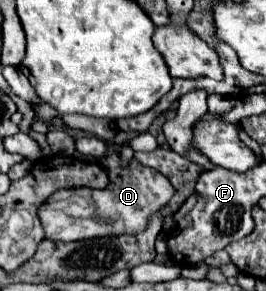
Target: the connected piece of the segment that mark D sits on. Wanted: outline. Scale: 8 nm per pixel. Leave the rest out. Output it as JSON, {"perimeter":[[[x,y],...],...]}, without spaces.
{"perimeter":[[[108,153],[108,157],[102,161],[102,167],[110,175],[110,185],[106,189],[60,189],[40,205],[38,217],[46,239],[80,241],[120,233],[140,233],[140,229],[144,229],[148,223],[148,217],[162,209],[162,205],[174,195],[174,187],[164,175],[140,165],[136,159],[132,159],[124,169],[120,165],[120,155]]]}

